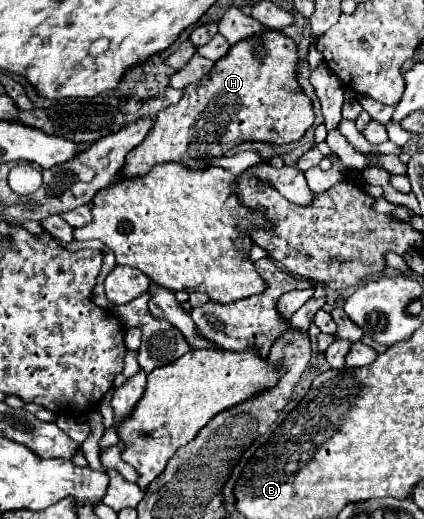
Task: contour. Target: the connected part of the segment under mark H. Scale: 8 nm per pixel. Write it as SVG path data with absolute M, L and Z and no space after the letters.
M265 30L261 36L251 36L229 48L229 56L223 56L215 62L215 68L209 72L201 84L189 84L183 90L183 98L175 106L167 106L157 112L153 132L141 142L139 148L129 152L123 176L143 176L155 164L161 162L185 162L189 168L207 168L209 158L223 156L229 148L247 140L263 140L273 144L297 142L307 128L311 128L315 114L313 102L297 82L297 44L293 38L285 36L279 30Z

